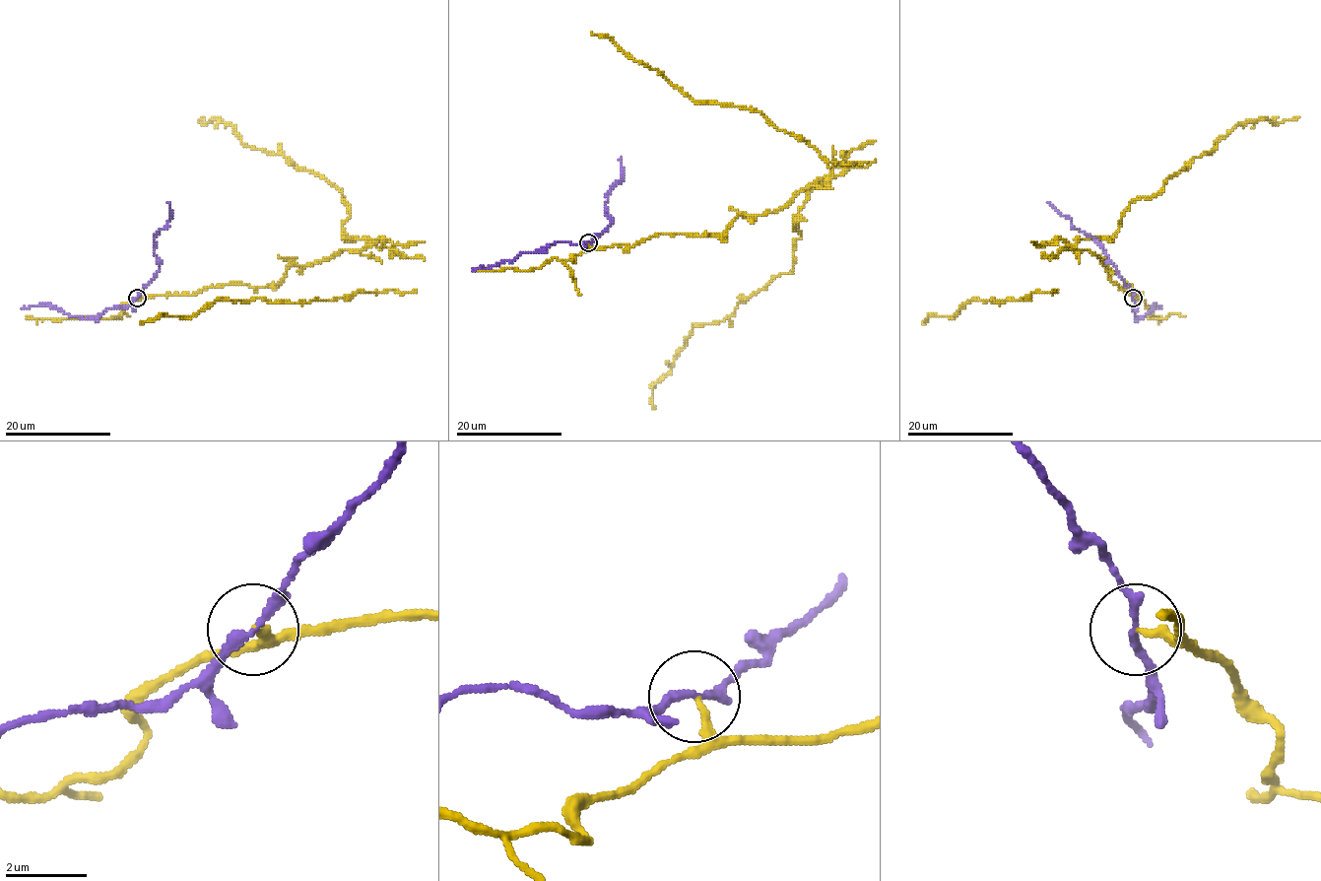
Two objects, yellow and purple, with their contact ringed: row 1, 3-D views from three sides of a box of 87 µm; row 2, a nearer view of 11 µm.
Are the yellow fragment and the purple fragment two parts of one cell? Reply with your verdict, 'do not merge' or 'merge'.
do not merge

